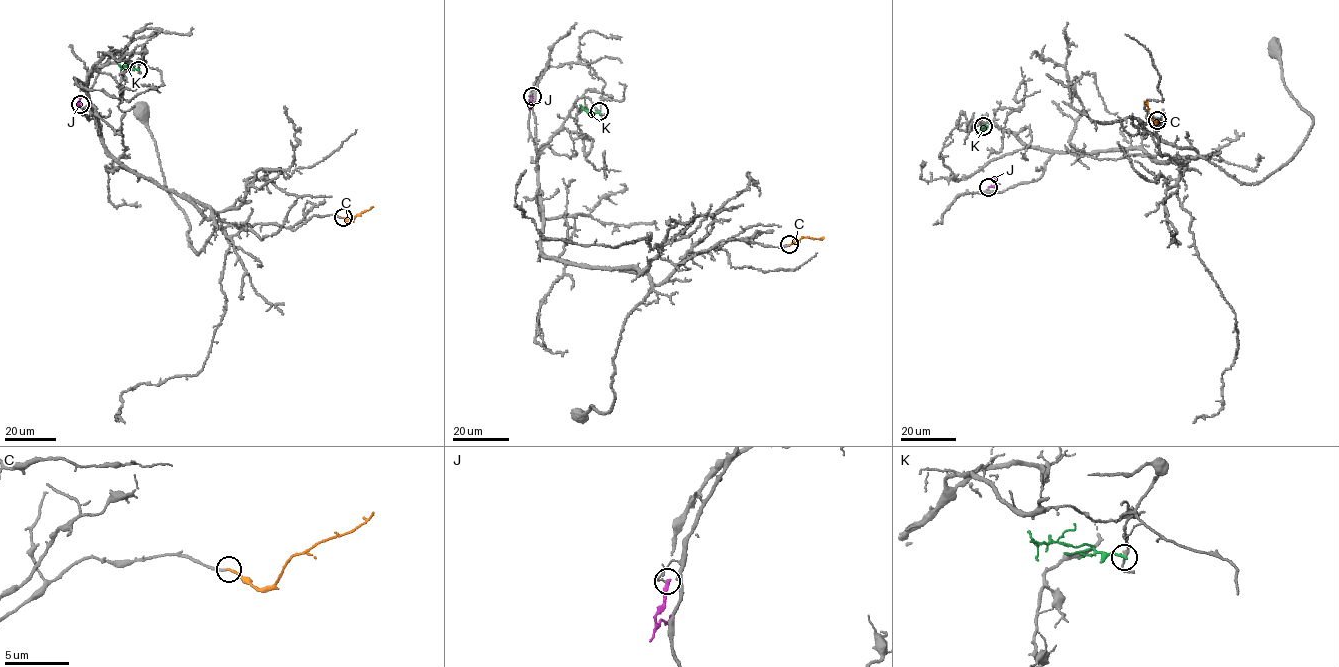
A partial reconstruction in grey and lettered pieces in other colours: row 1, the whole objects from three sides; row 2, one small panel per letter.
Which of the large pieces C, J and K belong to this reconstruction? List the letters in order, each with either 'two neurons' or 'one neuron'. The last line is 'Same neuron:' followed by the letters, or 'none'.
C: one neuron
J: two neurons
K: two neurons
Same neuron: C

